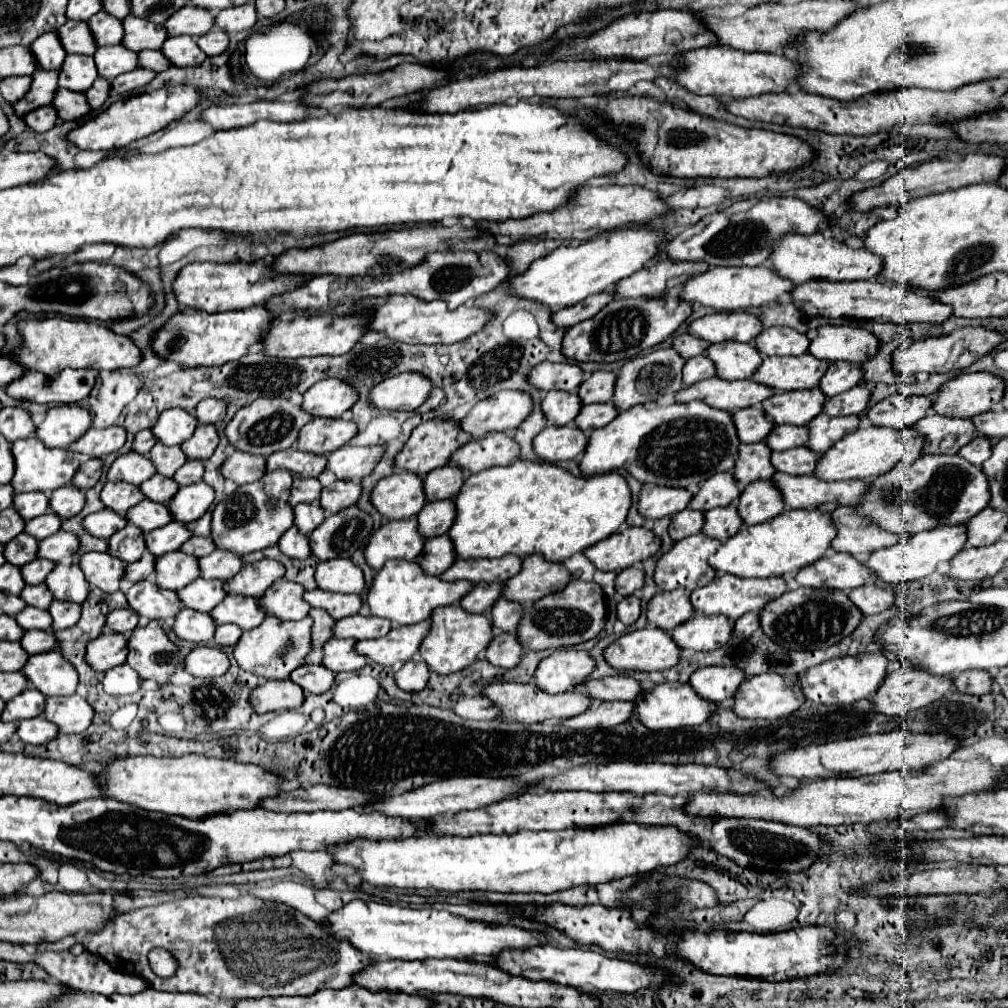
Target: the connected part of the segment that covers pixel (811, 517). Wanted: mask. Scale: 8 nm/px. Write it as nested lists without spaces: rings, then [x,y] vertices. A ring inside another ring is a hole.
[[[792,509],[786,513],[780,513],[778,517],[752,525],[752,527],[742,527],[734,537],[724,541],[718,551],[708,559],[716,575],[736,575],[736,577],[782,577],[784,573],[798,573],[802,567],[818,561],[826,549],[830,547],[830,541],[836,537],[836,529],[832,525],[832,519],[828,513],[820,513],[816,509]]]

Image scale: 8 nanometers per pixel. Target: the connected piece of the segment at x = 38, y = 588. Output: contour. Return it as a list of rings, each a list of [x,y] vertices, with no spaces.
[[[26,585],[20,593],[20,597],[26,601],[26,605],[30,607],[38,607],[38,609],[46,609],[52,603],[52,593],[48,591],[46,585]]]

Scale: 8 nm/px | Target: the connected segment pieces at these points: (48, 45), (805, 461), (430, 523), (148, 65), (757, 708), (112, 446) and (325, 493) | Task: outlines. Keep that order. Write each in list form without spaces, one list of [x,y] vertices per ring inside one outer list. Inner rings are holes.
[[[48,31],[40,35],[32,45],[30,51],[34,53],[34,59],[40,69],[44,71],[54,71],[62,67],[62,61],[66,57],[66,51],[62,49],[62,43],[54,31]]]
[[[794,447],[780,453],[772,453],[770,463],[776,471],[788,473],[788,475],[810,475],[814,471],[814,465],[818,461],[818,455],[810,451],[808,447]]]
[[[428,501],[416,517],[418,533],[426,539],[444,535],[454,523],[454,517],[456,517],[456,511],[452,501]]]
[[[142,51],[142,53],[138,53],[138,65],[144,67],[144,69],[150,69],[154,73],[160,73],[162,69],[170,67],[168,59],[158,51]]]
[[[764,673],[764,675],[754,675],[742,681],[738,687],[738,693],[734,695],[734,707],[732,711],[742,717],[742,719],[778,719],[794,713],[806,699],[796,697],[792,691],[794,679],[784,679],[778,673]]]
[[[122,427],[88,429],[78,441],[68,445],[66,449],[88,457],[104,457],[118,451],[124,445],[124,441],[126,441],[126,431]]]
[[[334,481],[330,487],[322,489],[320,505],[328,513],[338,513],[346,507],[352,507],[360,497],[360,485],[352,481]]]

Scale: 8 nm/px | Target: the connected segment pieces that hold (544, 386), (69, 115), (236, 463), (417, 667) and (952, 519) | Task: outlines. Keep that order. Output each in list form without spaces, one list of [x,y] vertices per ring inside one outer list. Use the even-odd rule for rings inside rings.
[[[540,363],[530,369],[528,381],[540,391],[576,391],[582,383],[582,369],[574,363]]]
[[[56,89],[52,97],[52,107],[56,109],[58,117],[62,121],[78,121],[84,115],[90,113],[90,105],[84,97],[84,93],[74,93],[68,89]]]
[[[236,451],[220,465],[218,473],[224,479],[234,481],[236,485],[252,483],[252,481],[258,481],[266,473],[266,459]]]
[[[420,659],[406,661],[402,665],[402,669],[394,673],[394,679],[396,679],[398,689],[408,691],[408,693],[414,693],[414,691],[424,689],[424,685],[428,683],[428,677],[430,677],[430,669]]]
[[[922,455],[912,465],[898,463],[894,469],[890,469],[890,473],[884,473],[882,477],[874,477],[872,481],[868,481],[868,491],[852,507],[856,513],[866,515],[870,521],[878,523],[880,529],[886,529],[900,537],[910,537],[926,529],[936,529],[940,525],[968,523],[976,513],[980,513],[988,505],[988,501],[990,501],[988,479],[980,467],[970,465],[966,459],[958,455]]]

